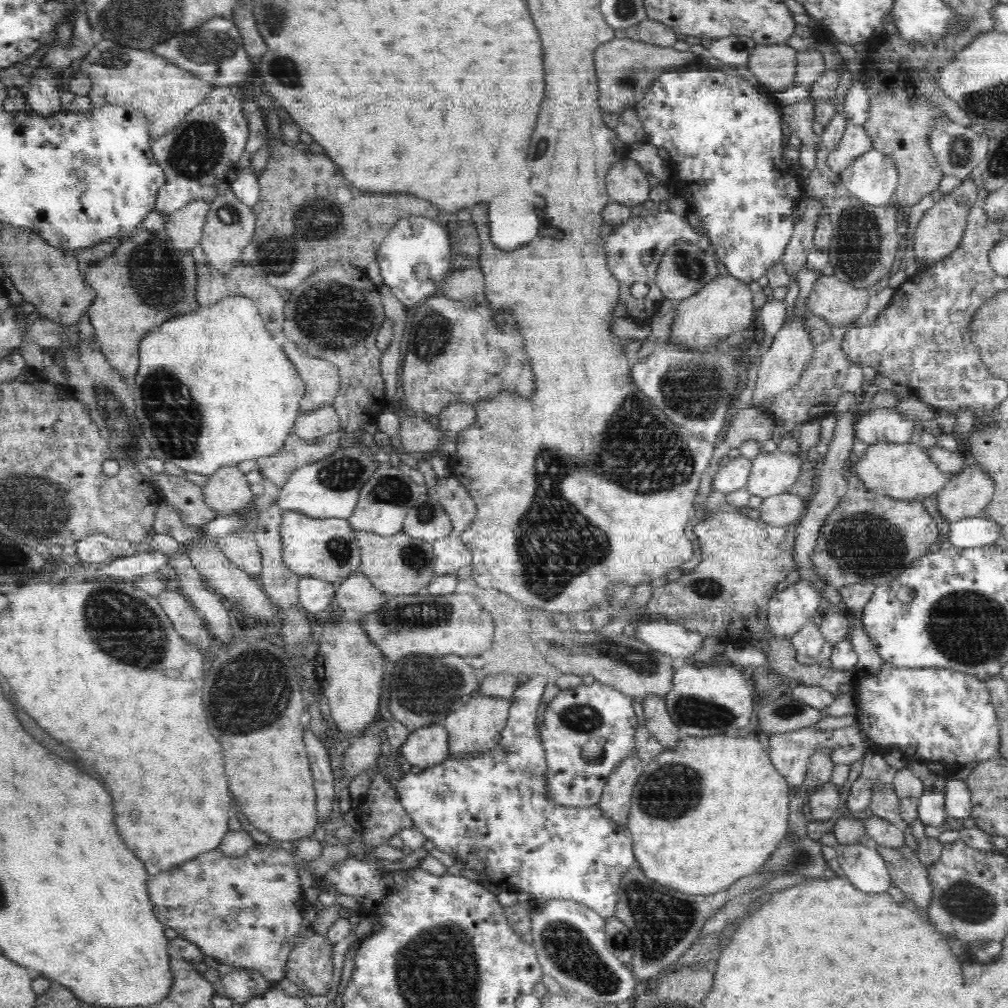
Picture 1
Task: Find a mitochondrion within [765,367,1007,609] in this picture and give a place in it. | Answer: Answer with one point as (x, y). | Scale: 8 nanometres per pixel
(863, 544)

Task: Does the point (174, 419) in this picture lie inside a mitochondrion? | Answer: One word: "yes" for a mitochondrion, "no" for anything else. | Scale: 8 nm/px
yes

